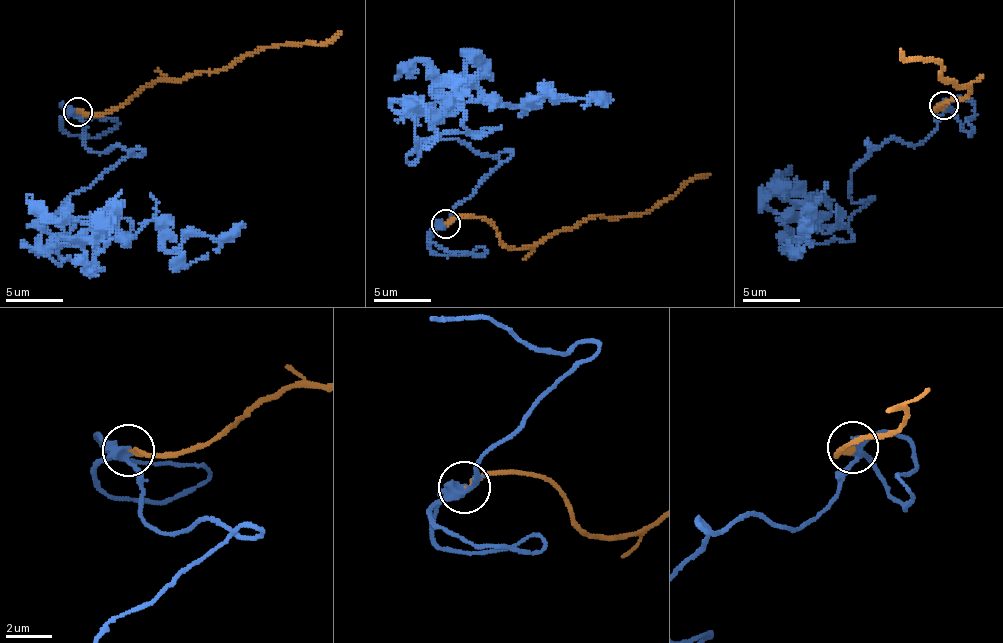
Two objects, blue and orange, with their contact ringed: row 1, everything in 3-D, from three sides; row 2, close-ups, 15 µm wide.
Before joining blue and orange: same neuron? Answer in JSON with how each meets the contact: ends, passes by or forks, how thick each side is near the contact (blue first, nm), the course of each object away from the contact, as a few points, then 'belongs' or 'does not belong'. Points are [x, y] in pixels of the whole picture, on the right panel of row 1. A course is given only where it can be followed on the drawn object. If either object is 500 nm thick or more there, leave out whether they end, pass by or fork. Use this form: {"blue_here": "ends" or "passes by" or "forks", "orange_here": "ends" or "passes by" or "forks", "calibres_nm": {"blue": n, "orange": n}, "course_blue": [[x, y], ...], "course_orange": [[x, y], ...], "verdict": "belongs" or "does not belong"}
{"blue_here": "forks", "orange_here": "ends", "calibres_nm": {"blue": 300, "orange": 200}, "course_blue": [[943, 106], [920, 144], [851, 172], [854, 203], [872, 199], [846, 225], [796, 206], [806, 221]], "course_orange": [[943, 106], [971, 89], [939, 77], [941, 67], [938, 62], [906, 61], [900, 49]], "verdict": "belongs"}

